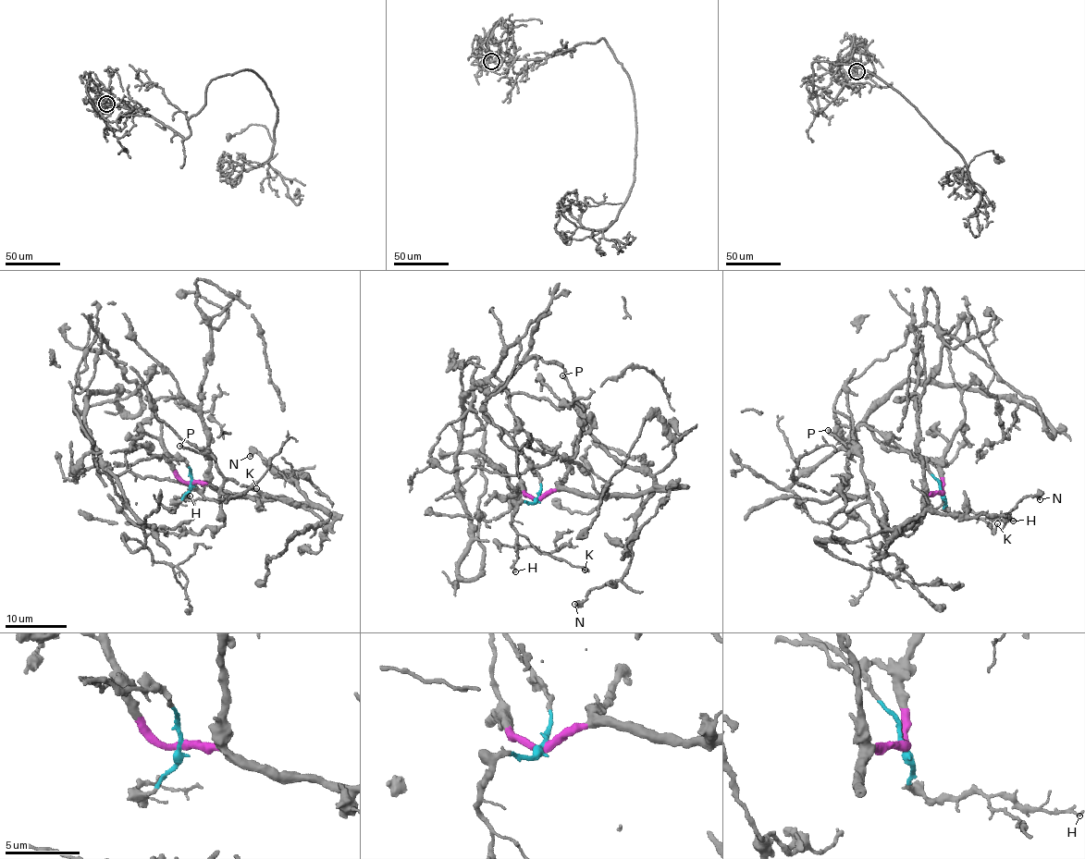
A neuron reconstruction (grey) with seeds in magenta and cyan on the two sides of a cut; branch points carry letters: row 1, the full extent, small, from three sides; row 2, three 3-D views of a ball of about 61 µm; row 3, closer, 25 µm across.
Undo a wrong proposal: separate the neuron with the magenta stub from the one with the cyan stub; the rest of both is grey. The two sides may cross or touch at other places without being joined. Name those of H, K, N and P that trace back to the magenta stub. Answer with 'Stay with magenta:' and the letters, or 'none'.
Stay with magenta: N, P

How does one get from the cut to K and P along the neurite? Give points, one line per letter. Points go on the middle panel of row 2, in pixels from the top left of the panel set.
K: (536, 498), (532, 503), (523, 501), (519, 505), (511, 526), (540, 553), (549, 554), (584, 570)
P: (536, 498), (560, 490), (636, 496), (652, 486), (648, 473), (609, 455), (588, 428), (580, 403), (561, 375)

